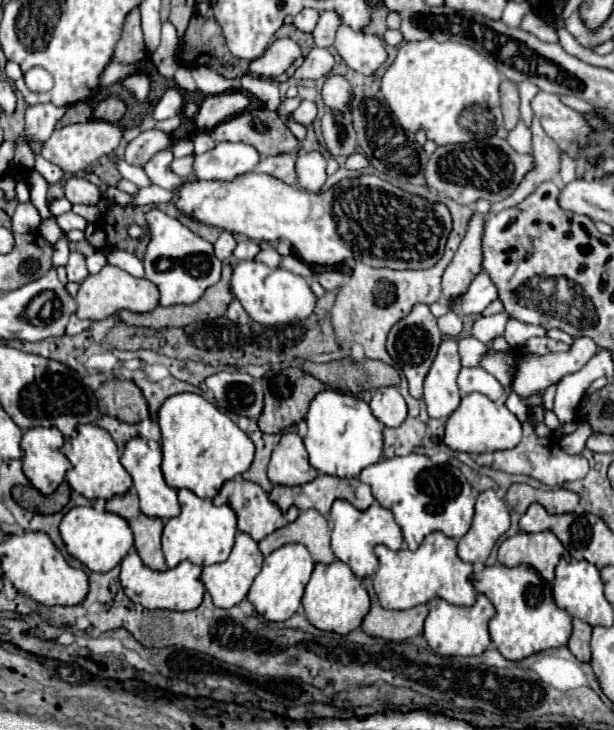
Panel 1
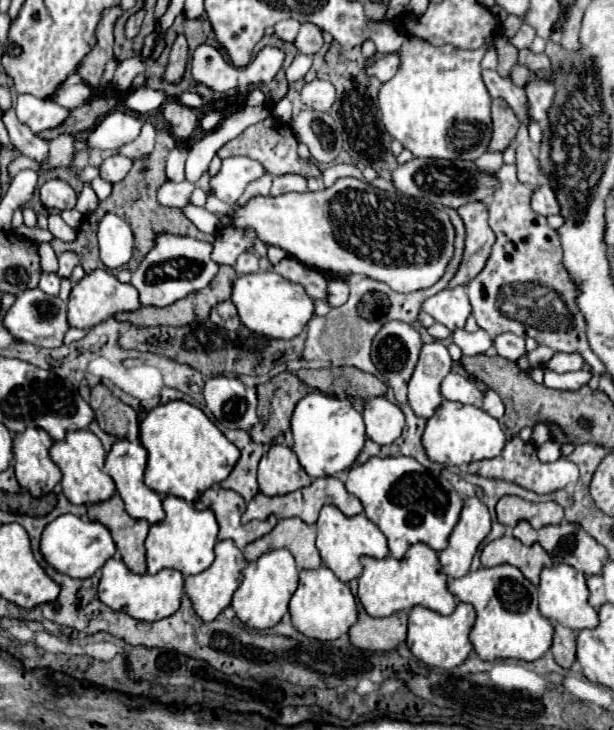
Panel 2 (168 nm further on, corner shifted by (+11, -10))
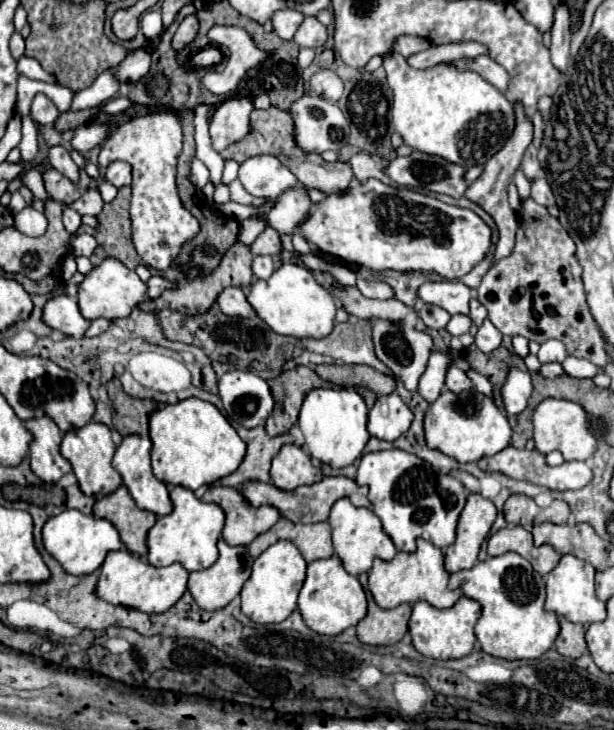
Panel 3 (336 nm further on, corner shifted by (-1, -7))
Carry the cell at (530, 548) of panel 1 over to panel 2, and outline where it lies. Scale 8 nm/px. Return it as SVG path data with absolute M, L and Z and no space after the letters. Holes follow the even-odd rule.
M502 536L498 540L488 542L482 548L480 560L486 568L498 566L498 564L512 564L516 566L532 584L538 584L540 570L546 566L552 566L550 556L544 552L540 544L524 546L514 536Z

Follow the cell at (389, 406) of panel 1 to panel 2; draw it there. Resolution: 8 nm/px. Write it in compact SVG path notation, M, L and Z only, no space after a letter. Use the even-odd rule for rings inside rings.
M378 396L366 402L364 408L366 436L376 444L392 444L404 428L402 410L388 402L386 396Z

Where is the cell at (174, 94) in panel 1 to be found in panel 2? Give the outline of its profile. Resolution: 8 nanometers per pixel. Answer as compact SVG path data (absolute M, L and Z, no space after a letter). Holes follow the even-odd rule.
M114 110L106 114L90 132L86 144L88 148L100 150L116 150L122 144L132 142L140 134L142 122L122 110Z

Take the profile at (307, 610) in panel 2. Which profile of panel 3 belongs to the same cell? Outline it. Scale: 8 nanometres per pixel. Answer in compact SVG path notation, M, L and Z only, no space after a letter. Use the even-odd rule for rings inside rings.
M332 555L330 559L320 559L308 565L304 587L298 595L298 609L302 613L304 623L322 635L340 635L348 627L358 625L360 619L366 617L366 595L358 581L358 577L350 575L344 567L338 555Z

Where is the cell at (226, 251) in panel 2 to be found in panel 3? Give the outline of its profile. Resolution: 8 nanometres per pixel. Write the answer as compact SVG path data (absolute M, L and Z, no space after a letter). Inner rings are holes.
M264 229L264 233L260 233L260 237L256 237L256 241L250 245L254 255L276 255L280 249L280 239L274 229Z

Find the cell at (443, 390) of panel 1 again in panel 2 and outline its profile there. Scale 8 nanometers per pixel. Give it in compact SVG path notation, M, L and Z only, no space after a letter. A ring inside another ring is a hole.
M436 340L422 346L420 360L408 382L408 404L418 416L428 418L432 412L436 412L442 402L440 382L450 372L450 368L452 358L442 342Z

